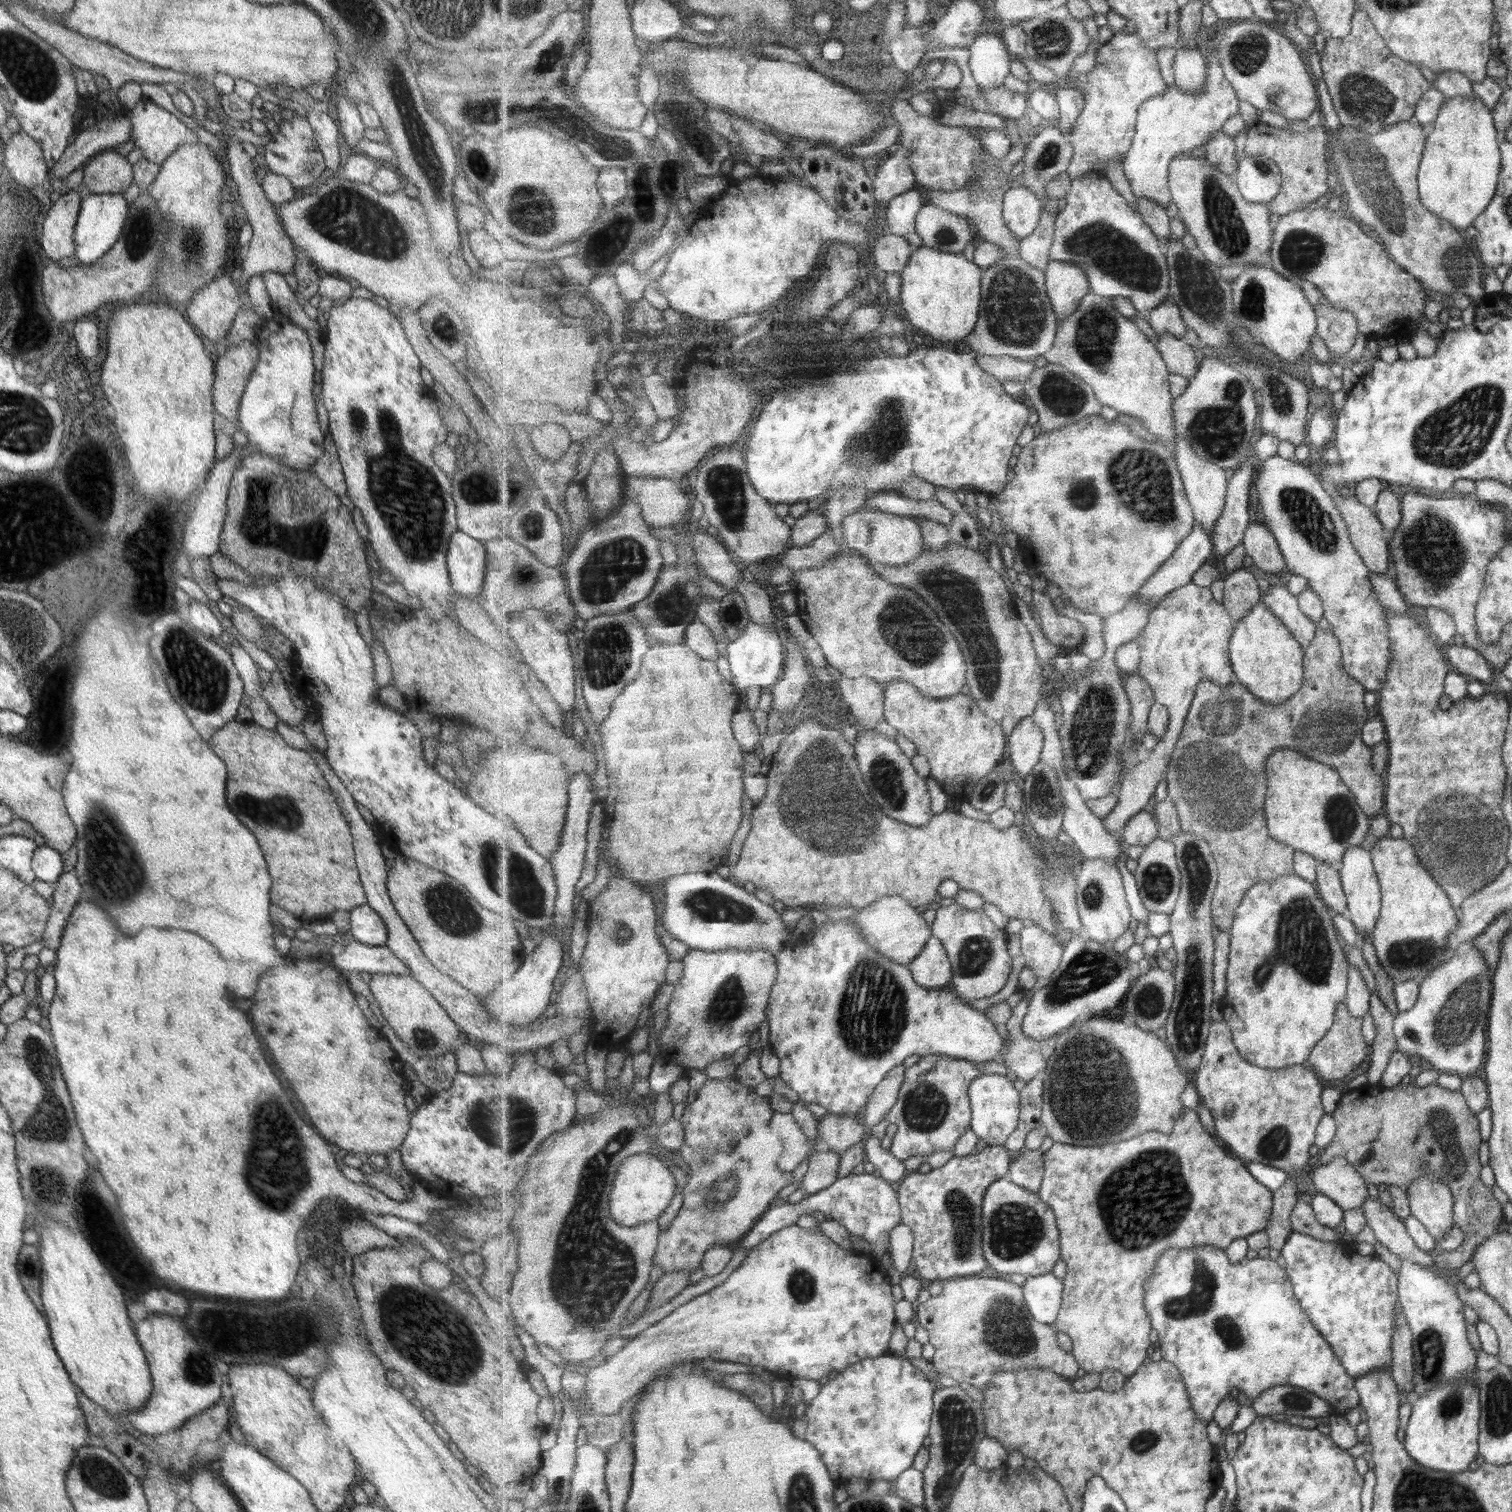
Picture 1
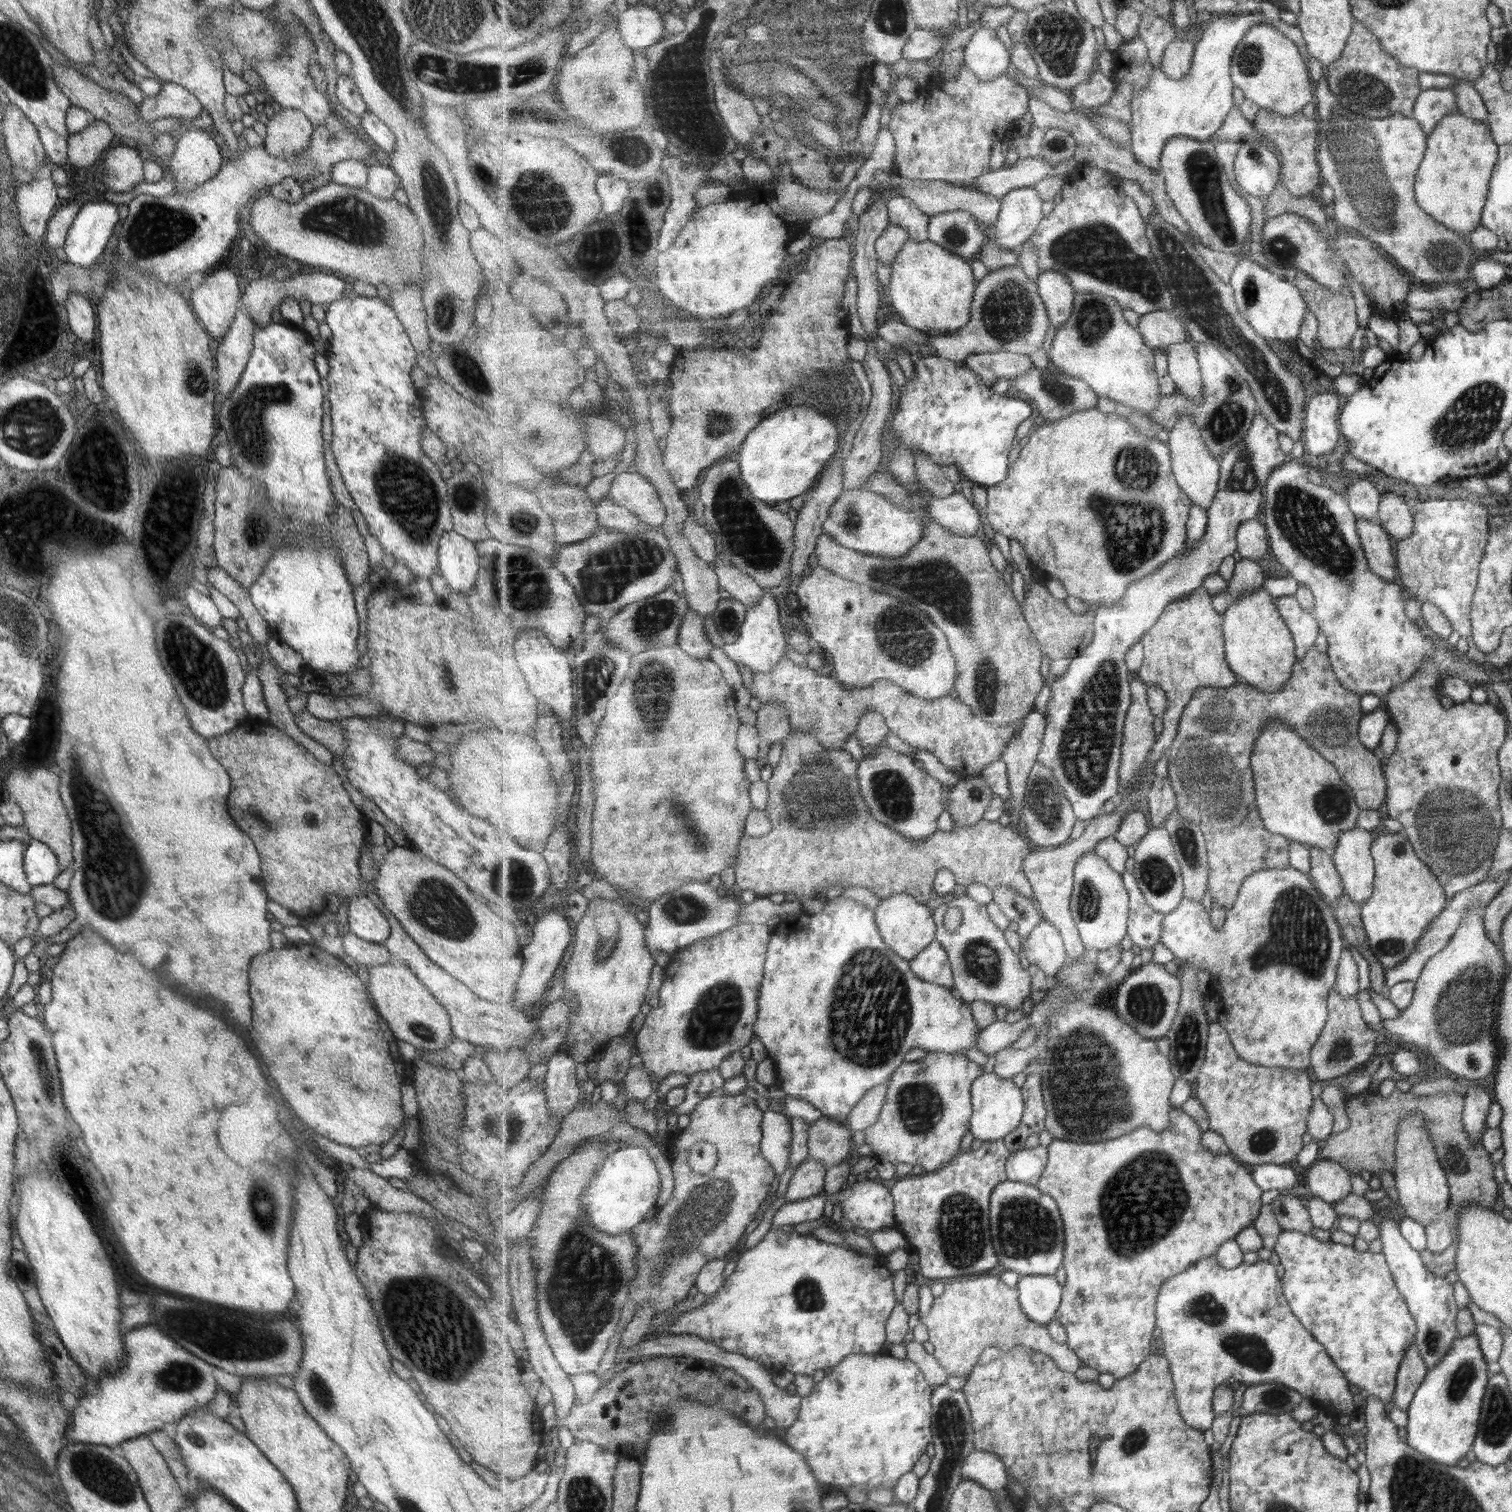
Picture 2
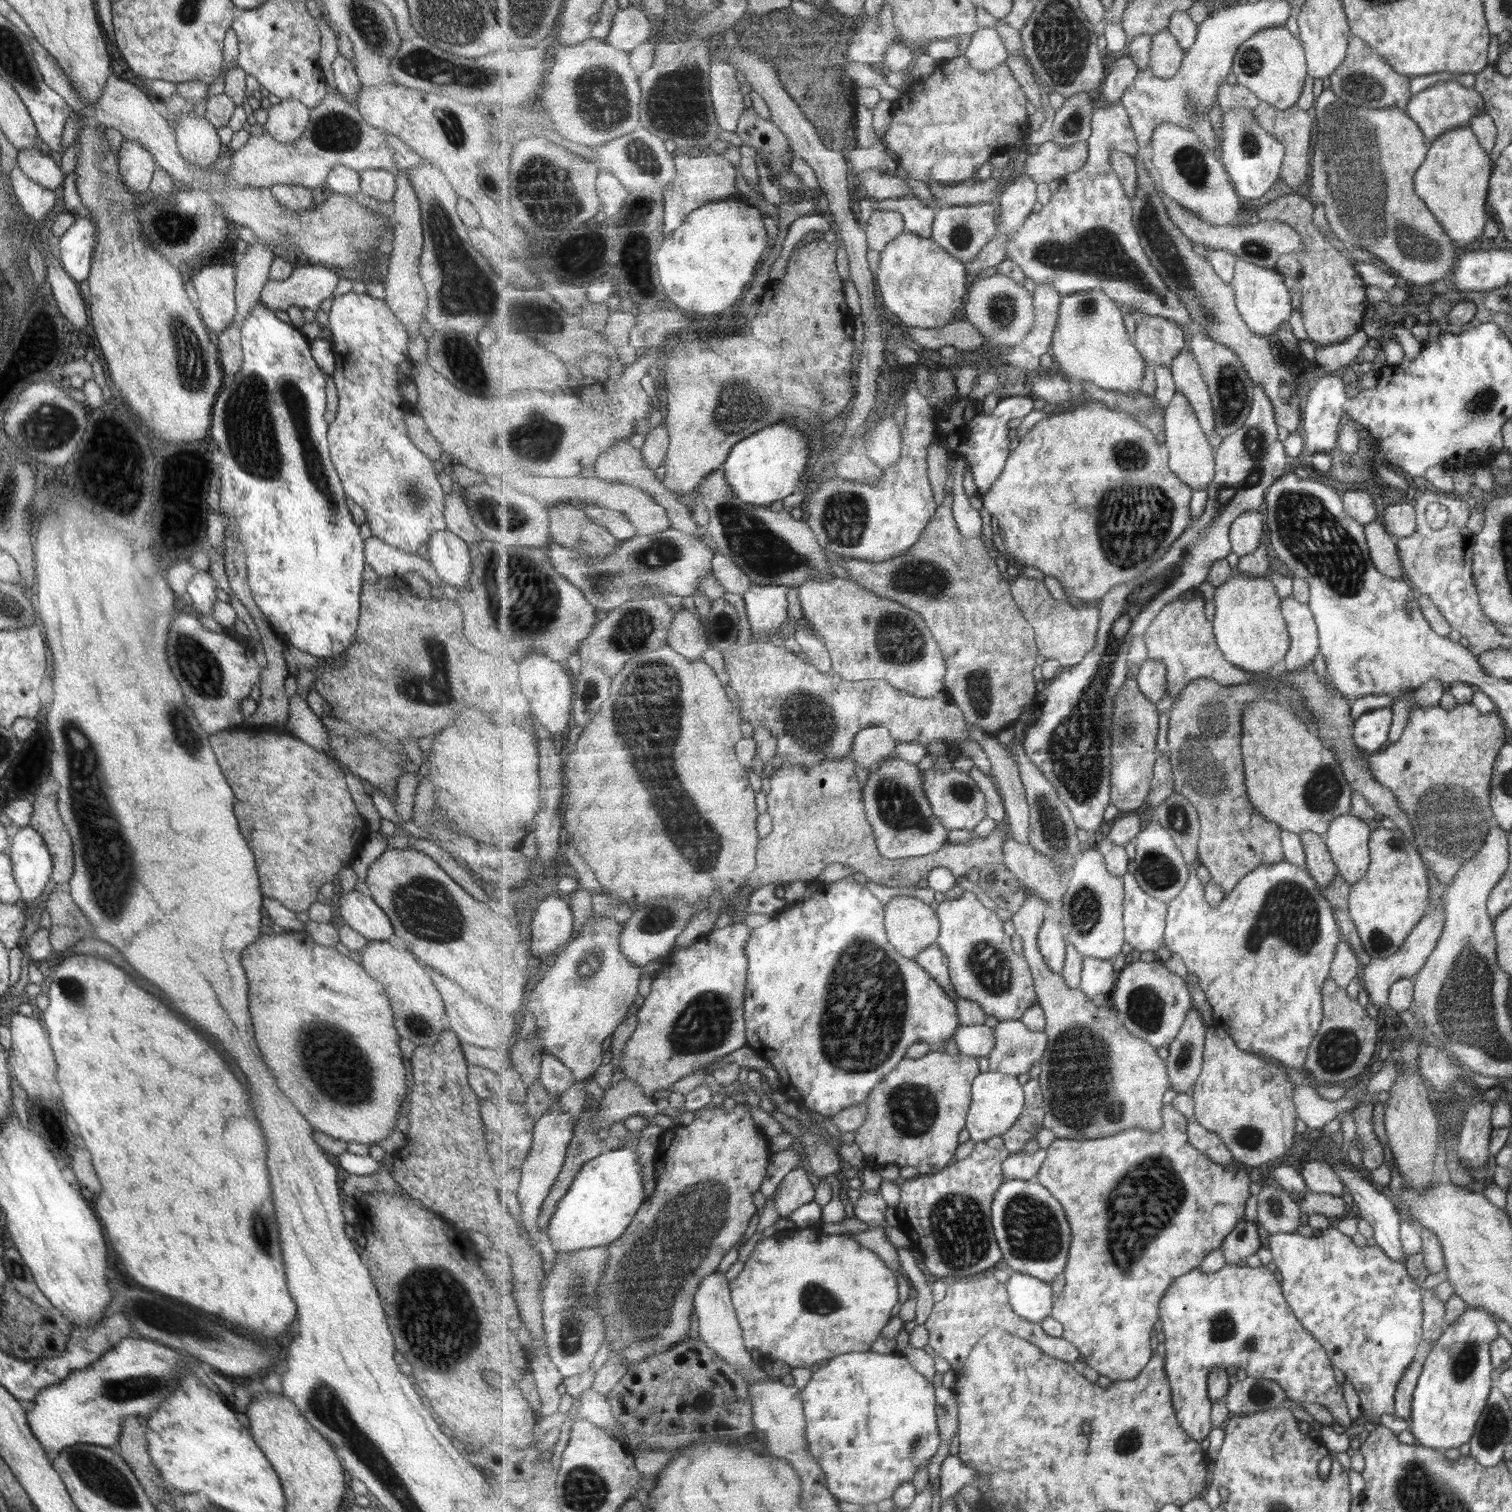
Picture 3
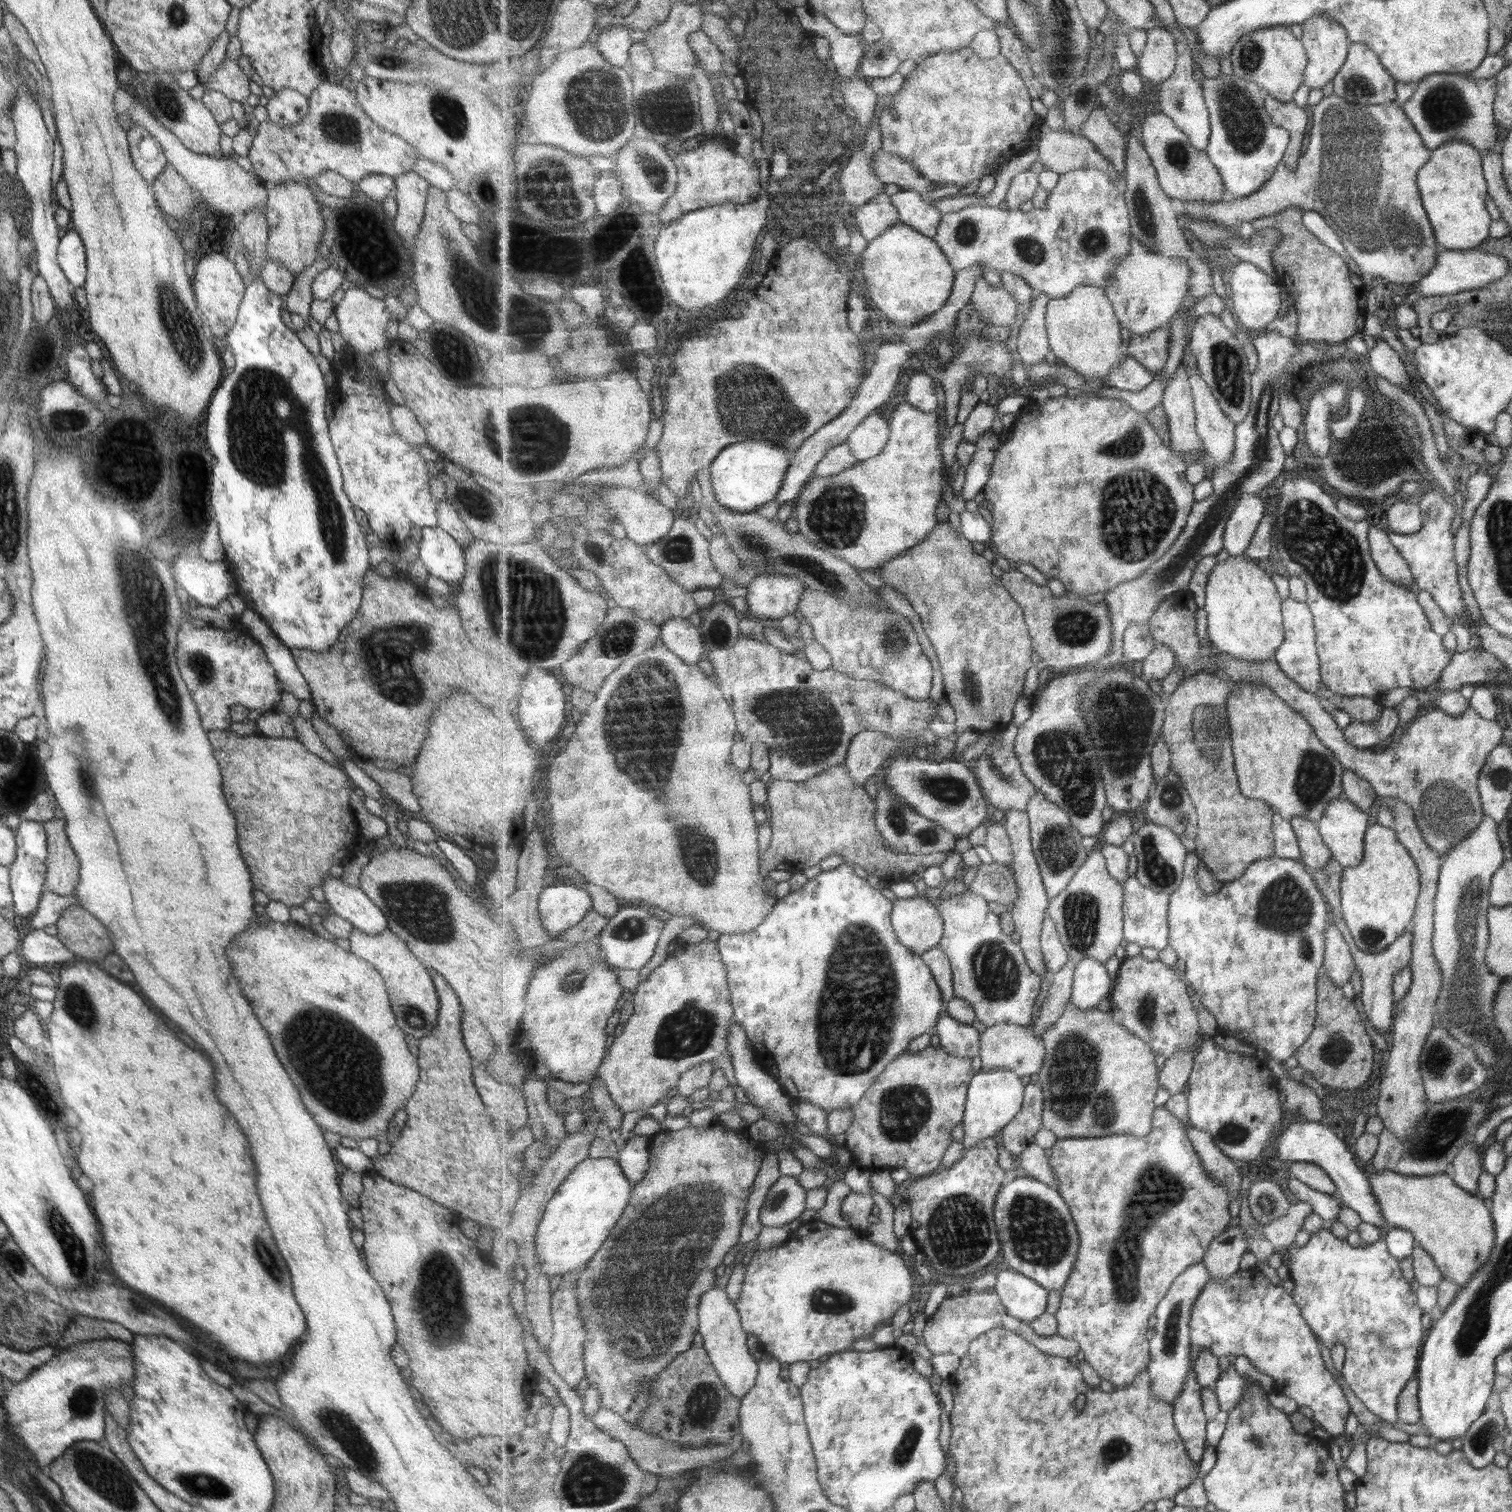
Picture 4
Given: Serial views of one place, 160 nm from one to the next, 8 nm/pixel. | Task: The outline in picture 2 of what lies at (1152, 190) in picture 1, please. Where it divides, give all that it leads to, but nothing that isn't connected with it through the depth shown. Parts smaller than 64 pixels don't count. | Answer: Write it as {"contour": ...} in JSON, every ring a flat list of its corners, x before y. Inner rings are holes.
{"contour":[[1259,11,1247,15,1214,16,1202,26,1201,39,1196,43,1194,52,1194,63,1191,72,1183,80,1173,80,1169,78,1163,70,1154,68,1152,79,1145,89,1135,89,1135,97,1132,103,1132,128,1133,144,1132,152,1137,161,1141,164,1161,171,1161,153,1164,152,1165,145,1175,136,1185,136,1195,140,1210,140,1225,124,1227,114,1233,110,1233,79,1232,62,1237,45,1248,34,1251,27,1263,23,1265,16]]}

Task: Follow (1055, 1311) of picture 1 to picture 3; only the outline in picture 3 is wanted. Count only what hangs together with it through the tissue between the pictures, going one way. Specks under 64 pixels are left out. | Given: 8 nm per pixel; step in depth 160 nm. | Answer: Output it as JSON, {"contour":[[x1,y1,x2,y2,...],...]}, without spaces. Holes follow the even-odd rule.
{"contour":[[1016,1272,1011,1275,1006,1287,1010,1303,1019,1316,1042,1324,1052,1313,1055,1296,1048,1282,1030,1274]]}

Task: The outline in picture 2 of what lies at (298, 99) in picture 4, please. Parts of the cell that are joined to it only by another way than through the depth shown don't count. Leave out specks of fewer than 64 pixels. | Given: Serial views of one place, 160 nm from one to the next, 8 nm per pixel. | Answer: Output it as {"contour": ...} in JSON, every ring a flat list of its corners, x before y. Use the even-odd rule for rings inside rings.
{"contour":[[280,108,277,113,273,114,271,120,266,123,266,136,263,139,262,146,273,157,280,161,287,161,291,157,301,155,310,143,310,137,313,131,309,120,305,118,303,113,291,108]]}

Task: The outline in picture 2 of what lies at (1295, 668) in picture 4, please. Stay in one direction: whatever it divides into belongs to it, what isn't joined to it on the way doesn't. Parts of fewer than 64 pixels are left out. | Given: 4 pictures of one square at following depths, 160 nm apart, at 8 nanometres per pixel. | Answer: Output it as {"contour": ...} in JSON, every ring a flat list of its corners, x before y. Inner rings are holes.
{"contour":[[1293,595,1276,598,1276,604,1288,624,1292,640,1295,642,1296,660,1301,660,1304,654,1314,646,1318,624,1311,613,1303,611,1299,607]]}

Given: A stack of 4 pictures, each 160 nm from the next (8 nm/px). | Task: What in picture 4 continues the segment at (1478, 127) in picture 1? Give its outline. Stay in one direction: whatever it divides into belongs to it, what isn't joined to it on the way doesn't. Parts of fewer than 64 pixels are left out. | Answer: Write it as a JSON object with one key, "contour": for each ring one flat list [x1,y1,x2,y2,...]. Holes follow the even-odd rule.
{"contour":[[1448,140,1430,152,1429,159,1416,172,1423,210,1439,249,1475,249,1488,237,1490,217,1483,201,1486,182,1482,175,1480,153,1469,144]]}

